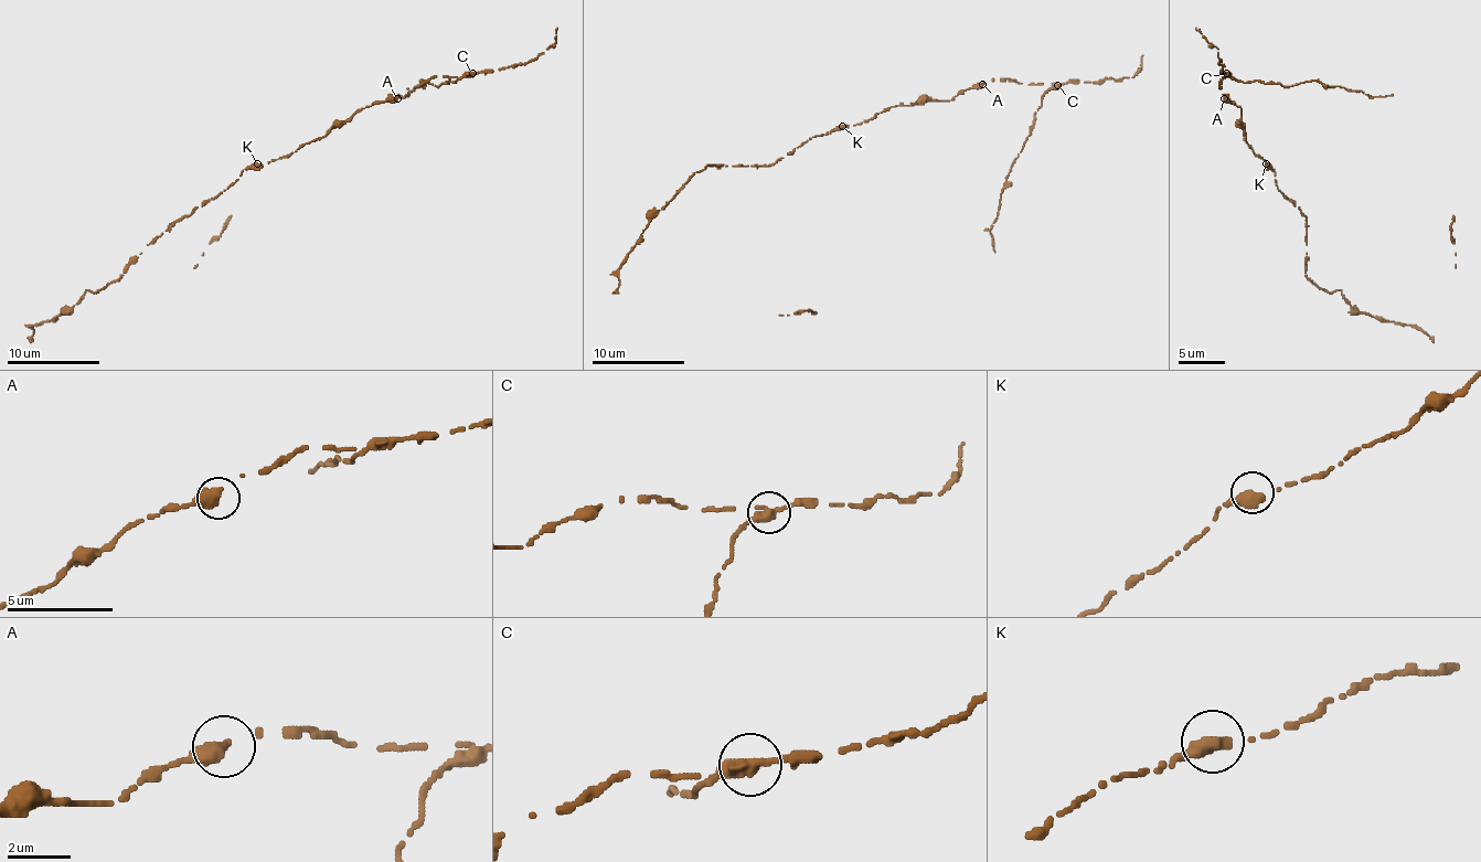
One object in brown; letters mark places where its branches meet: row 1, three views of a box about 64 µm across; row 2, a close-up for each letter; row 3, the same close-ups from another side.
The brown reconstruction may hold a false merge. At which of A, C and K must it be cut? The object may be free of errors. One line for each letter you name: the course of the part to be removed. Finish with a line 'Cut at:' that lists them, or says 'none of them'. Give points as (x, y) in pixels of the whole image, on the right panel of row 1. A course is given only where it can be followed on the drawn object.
C: (1226, 73), (1240, 82), (1259, 80), (1287, 86), (1318, 80), (1329, 86), (1371, 96), (1392, 94)
Cut at: C

